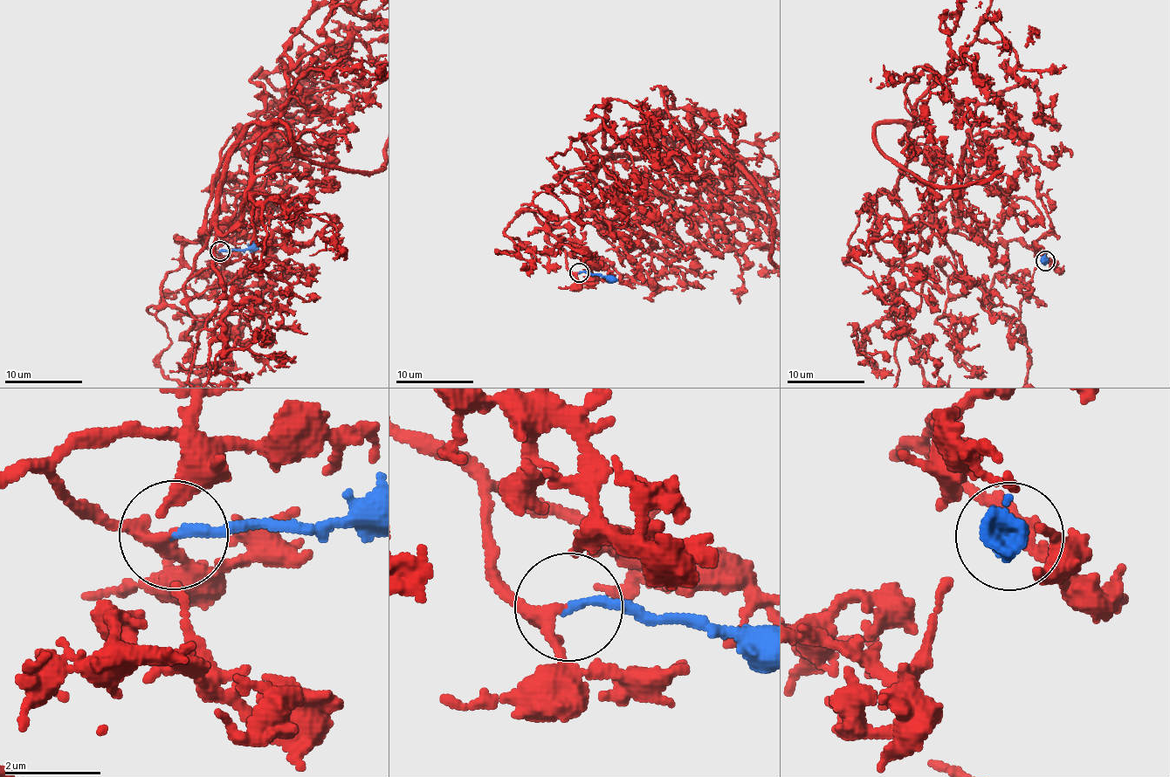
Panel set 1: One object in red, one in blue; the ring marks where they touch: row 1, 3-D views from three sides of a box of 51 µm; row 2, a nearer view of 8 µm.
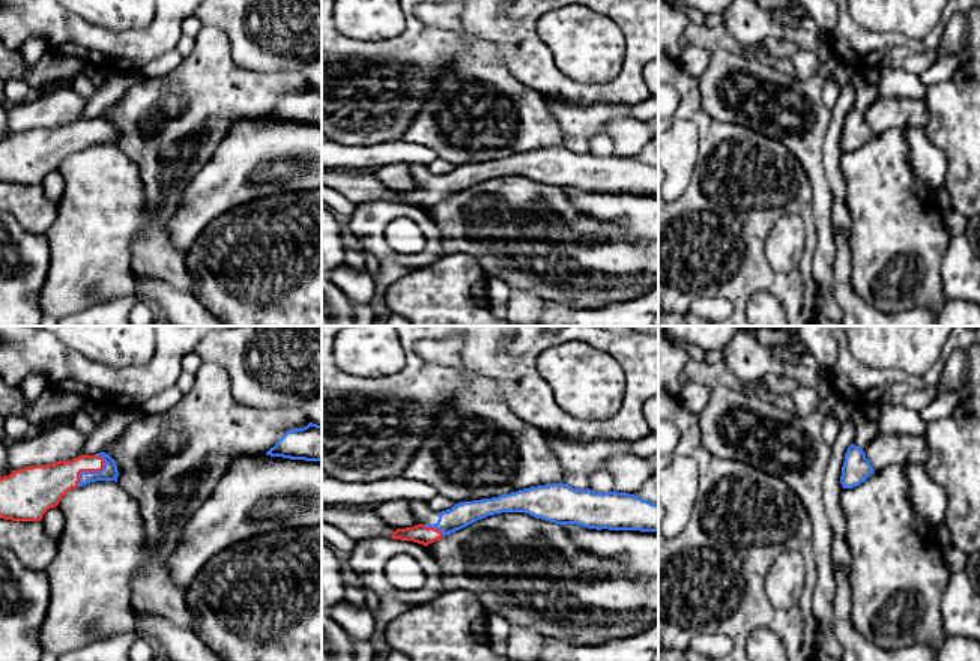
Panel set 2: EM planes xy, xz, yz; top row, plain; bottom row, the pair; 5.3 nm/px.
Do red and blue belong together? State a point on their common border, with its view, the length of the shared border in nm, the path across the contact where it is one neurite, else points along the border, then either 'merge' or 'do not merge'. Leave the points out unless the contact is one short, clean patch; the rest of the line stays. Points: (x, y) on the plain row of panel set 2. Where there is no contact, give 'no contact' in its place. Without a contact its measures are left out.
contact xy (90, 134); length 220 nm; way xy (47, 147), (63, 138), (90, 134), (110, 135); merge

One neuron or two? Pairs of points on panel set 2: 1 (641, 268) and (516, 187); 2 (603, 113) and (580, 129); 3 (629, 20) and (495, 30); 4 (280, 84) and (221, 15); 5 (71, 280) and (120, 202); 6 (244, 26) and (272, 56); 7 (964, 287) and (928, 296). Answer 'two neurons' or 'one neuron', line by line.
1: one neuron
2: one neuron
3: one neuron
4: two neurons
5: one neuron
6: one neuron
7: two neurons

